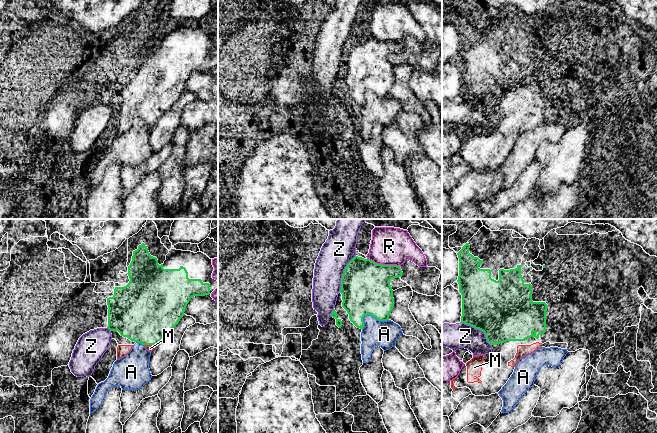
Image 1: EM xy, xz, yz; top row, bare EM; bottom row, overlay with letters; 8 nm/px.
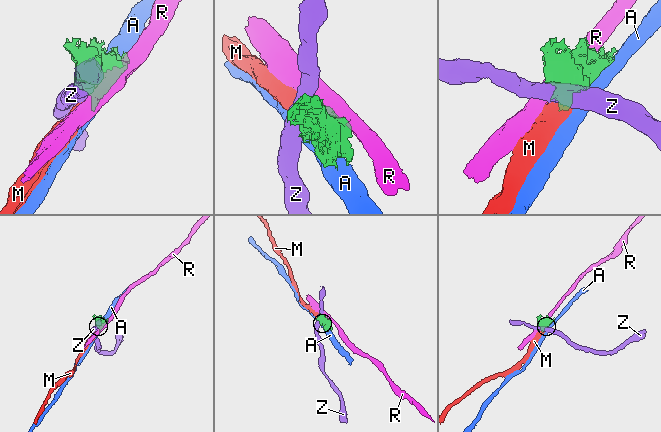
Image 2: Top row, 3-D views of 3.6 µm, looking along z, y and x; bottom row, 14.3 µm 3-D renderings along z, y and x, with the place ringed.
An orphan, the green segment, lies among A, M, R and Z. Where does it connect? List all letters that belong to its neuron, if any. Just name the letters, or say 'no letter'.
M

